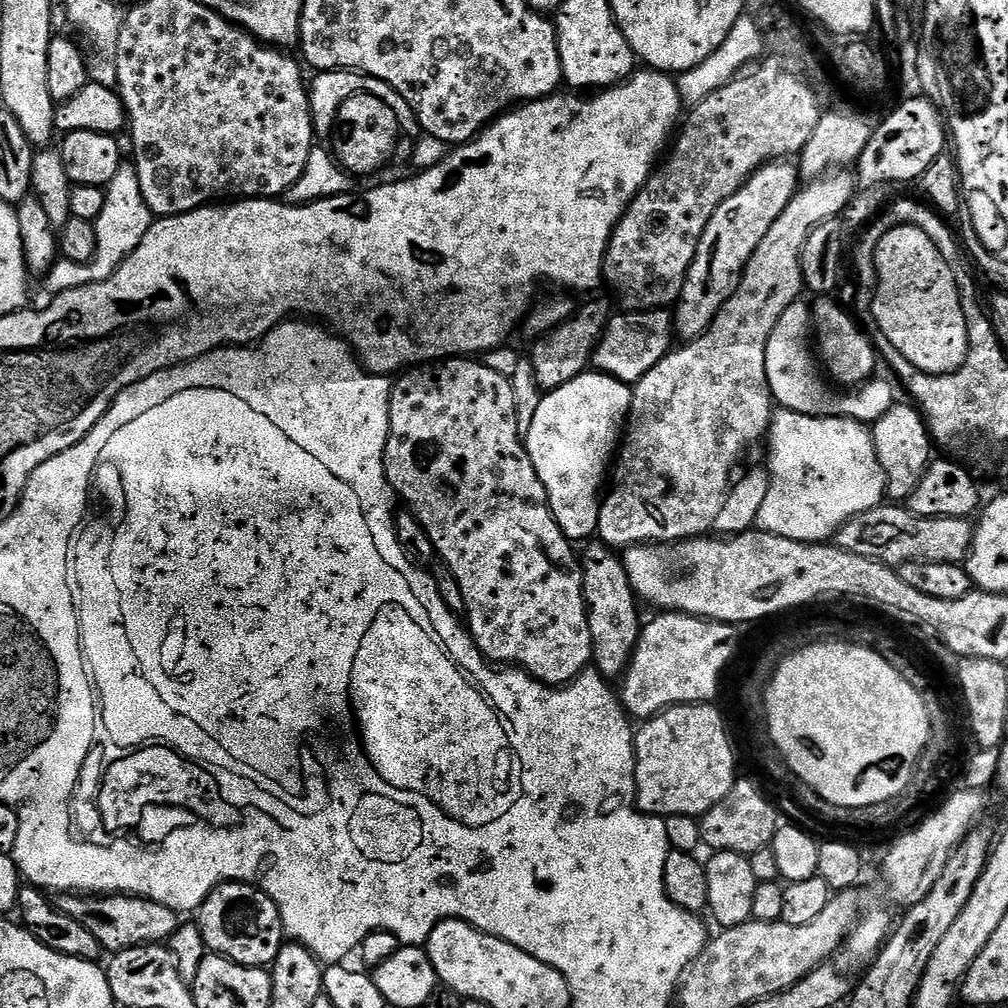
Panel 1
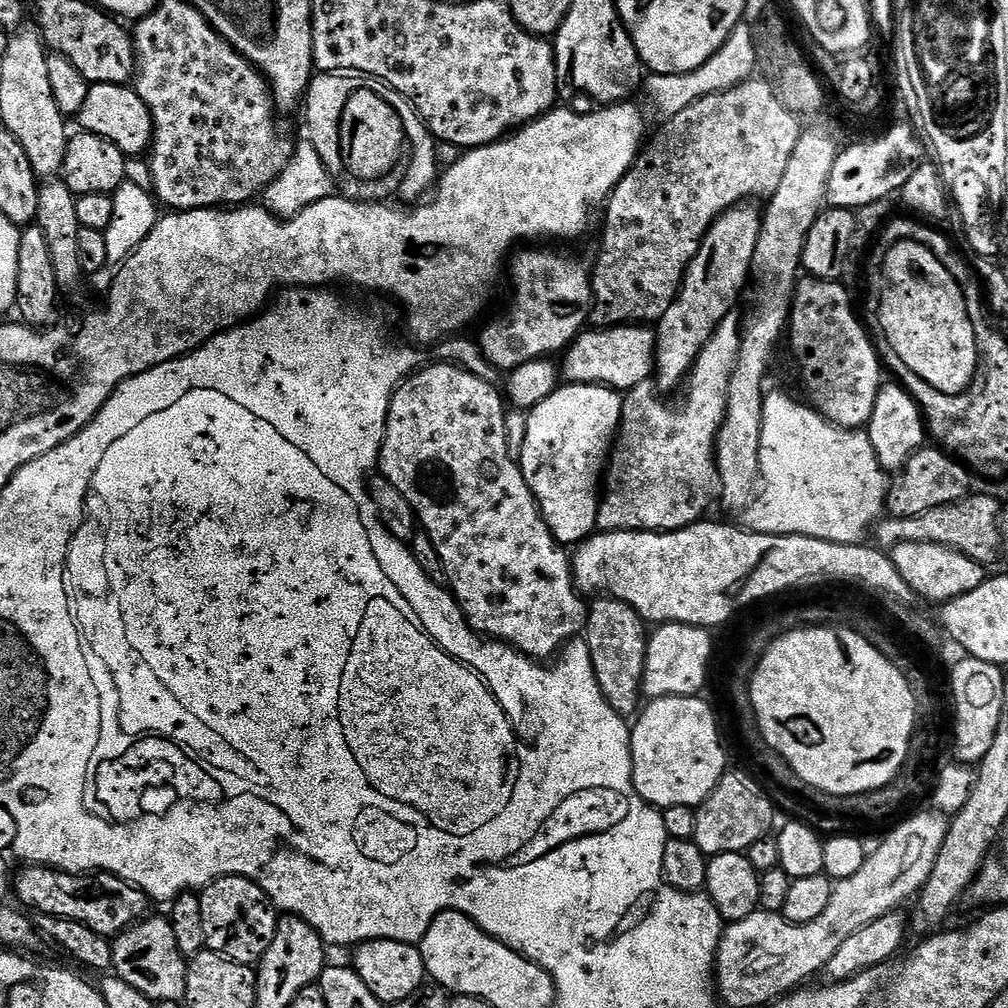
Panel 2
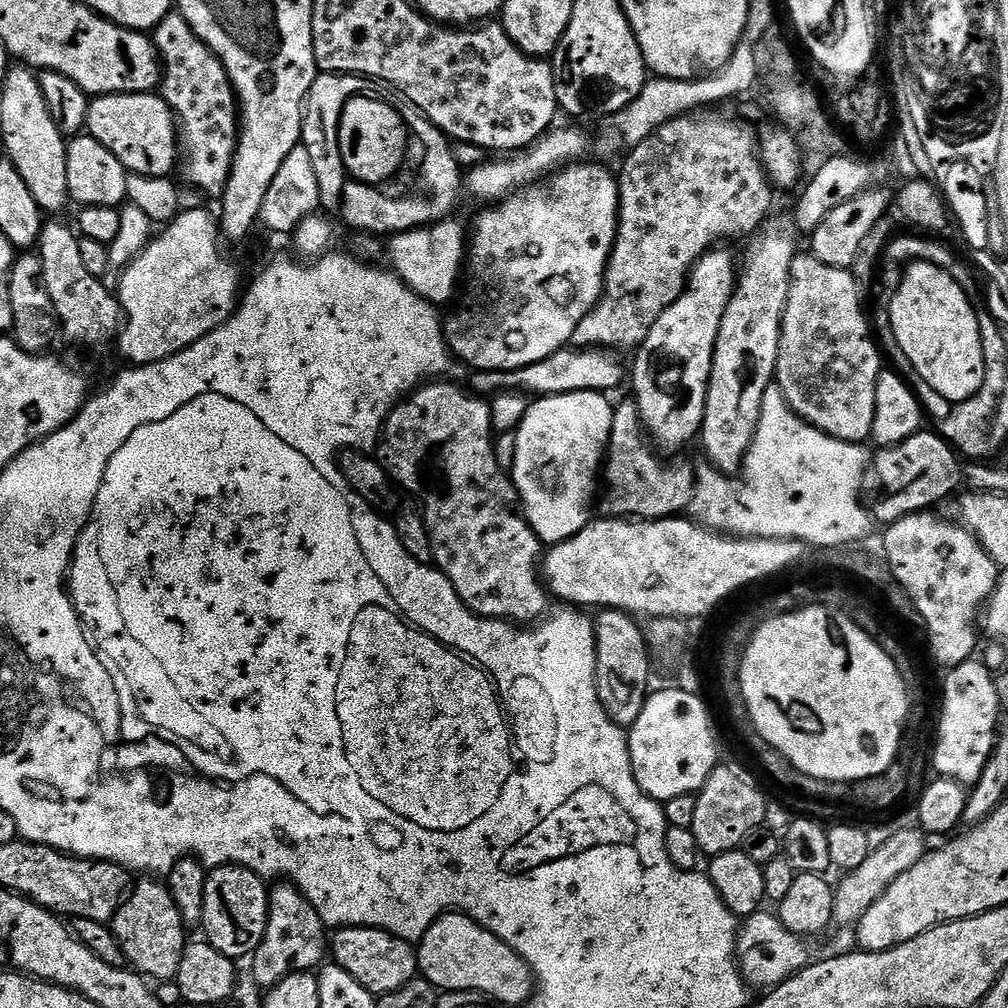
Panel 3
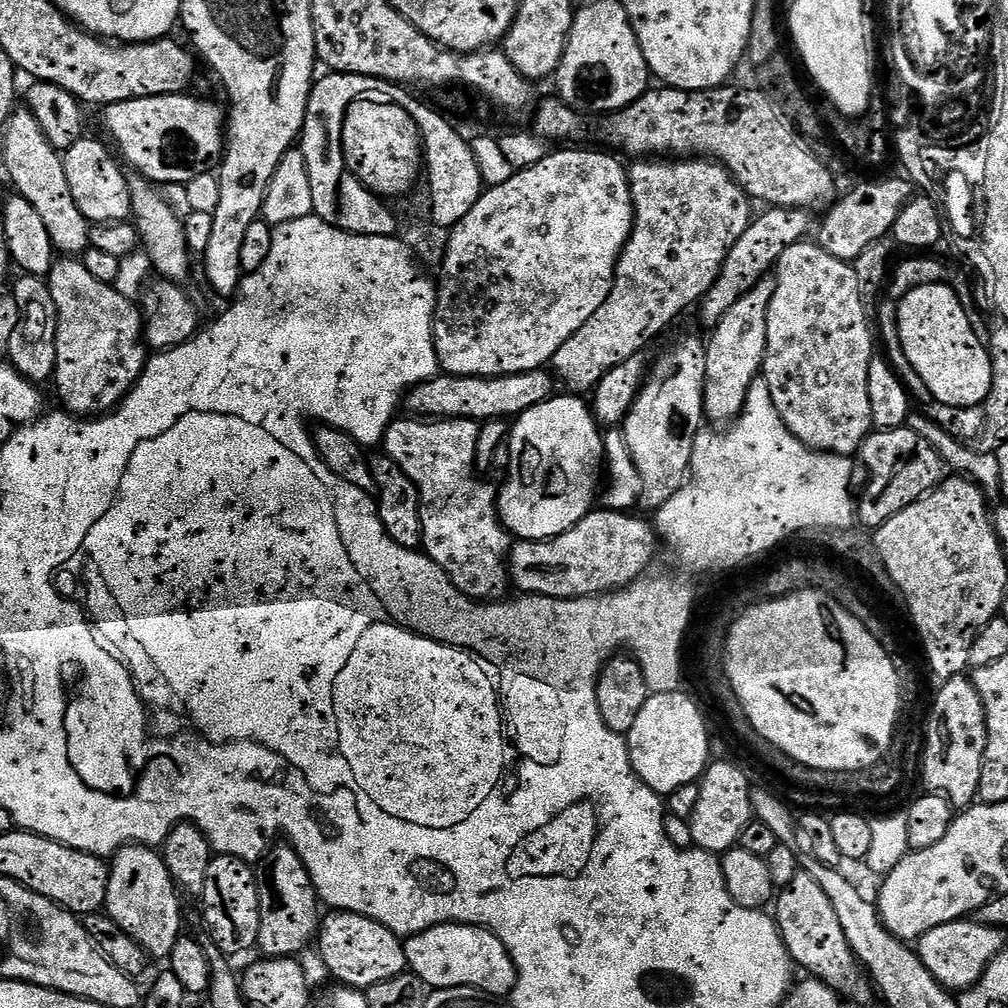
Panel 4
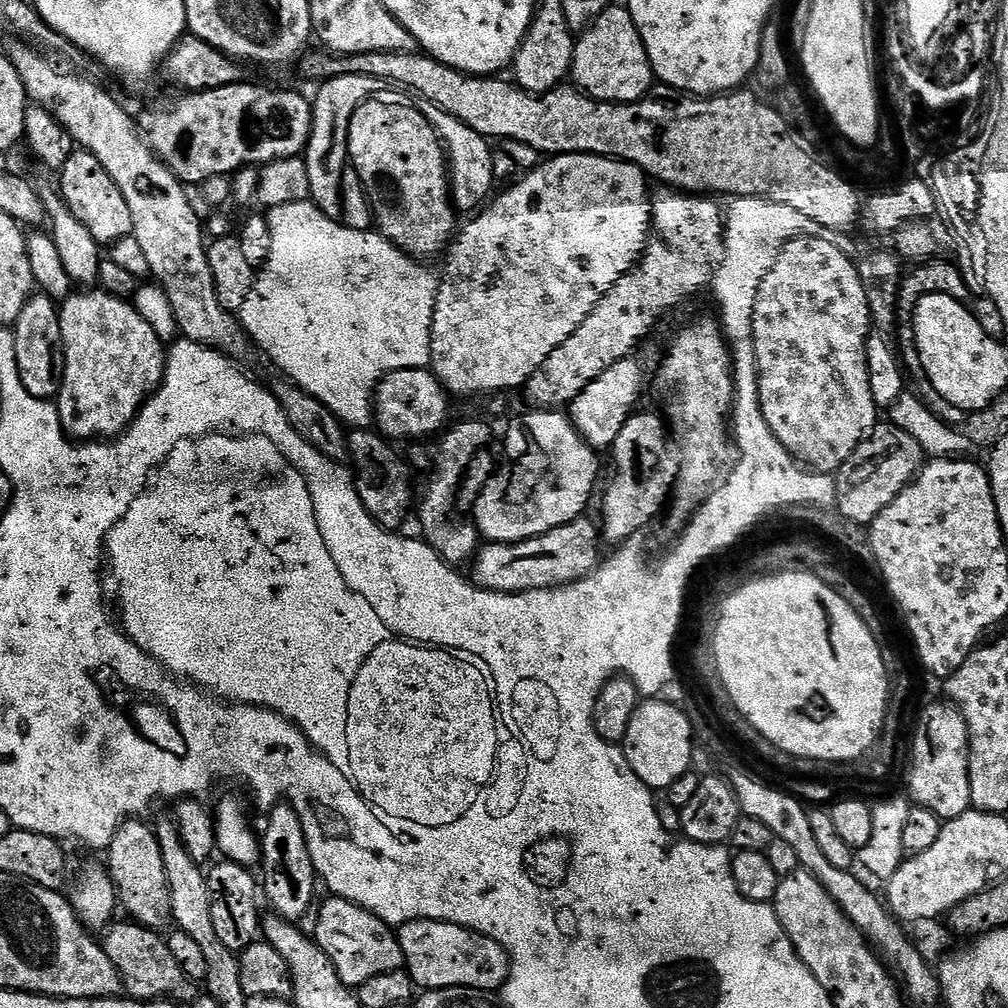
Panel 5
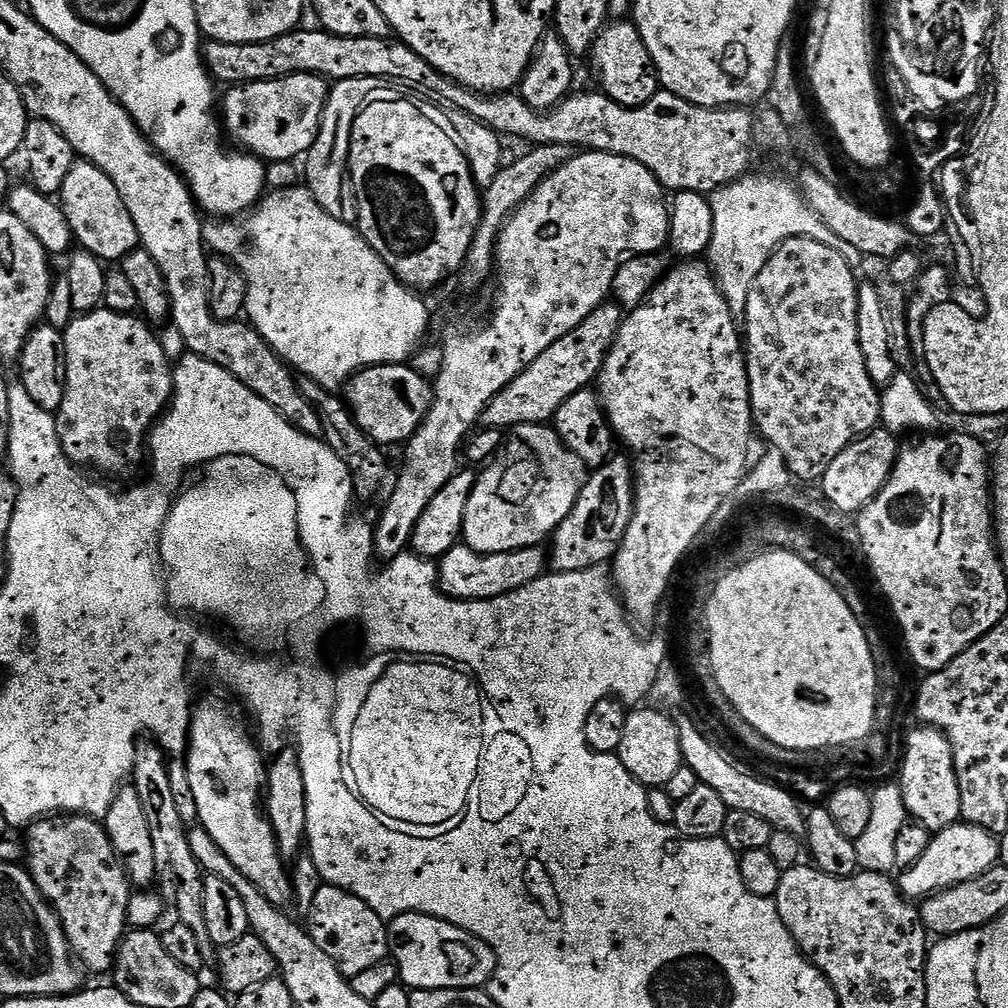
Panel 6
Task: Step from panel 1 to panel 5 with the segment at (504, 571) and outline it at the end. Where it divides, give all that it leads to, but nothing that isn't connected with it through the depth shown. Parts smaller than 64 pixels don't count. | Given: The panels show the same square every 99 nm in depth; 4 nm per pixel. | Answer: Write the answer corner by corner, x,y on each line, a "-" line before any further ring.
464,420
461,424
455,424
453,423
435,441
437,444
429,450
428,456
424,452
417,454
415,467
424,468
428,464
428,485
424,488
424,501
421,504
419,501
418,504
420,528
424,531
423,539
450,566
461,566
460,564
464,563
467,565
475,557
481,547
482,537
475,523
468,521
467,524
464,520
448,519
451,518
452,511
457,511
460,481
464,479
466,470
470,466
470,458
474,458
489,447
488,443
492,440
492,428
480,420

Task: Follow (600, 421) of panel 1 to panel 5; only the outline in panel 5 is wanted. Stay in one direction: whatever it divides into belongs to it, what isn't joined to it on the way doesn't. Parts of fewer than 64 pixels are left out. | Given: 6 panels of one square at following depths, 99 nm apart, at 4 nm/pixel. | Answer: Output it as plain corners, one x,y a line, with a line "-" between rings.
528,410
525,416
518,417
504,436
504,461
501,464
499,461
474,509
474,523
481,537
488,542
513,544
546,534
571,520
581,519
600,476
600,460
596,456
599,456
597,449
591,448
576,433
571,419
563,411

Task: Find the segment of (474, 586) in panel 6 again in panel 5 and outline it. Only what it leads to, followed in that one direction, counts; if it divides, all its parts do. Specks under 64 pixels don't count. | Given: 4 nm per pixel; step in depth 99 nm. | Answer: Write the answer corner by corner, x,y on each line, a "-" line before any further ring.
581,518
571,520
570,523
563,524
560,528
555,528
529,540
519,540
513,544
485,543
471,561
470,569
472,568
473,576
471,579
477,588
485,588
487,592
529,592
530,590
546,590
547,588
557,588
563,584
572,584
575,580
588,576
598,567
601,556
599,550
596,549
596,536
598,540
597,525
595,528
588,518

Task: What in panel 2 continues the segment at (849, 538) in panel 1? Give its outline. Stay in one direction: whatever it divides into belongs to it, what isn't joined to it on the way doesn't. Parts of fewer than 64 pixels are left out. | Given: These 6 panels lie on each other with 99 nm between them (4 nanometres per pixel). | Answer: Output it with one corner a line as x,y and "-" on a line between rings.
969,494
964,499
926,510
910,518
888,516
875,525
875,543
881,549
891,550
900,544
941,544
962,553
966,558
978,564
991,566
1000,552
1000,518
1002,518
1001,501
995,495
975,496

